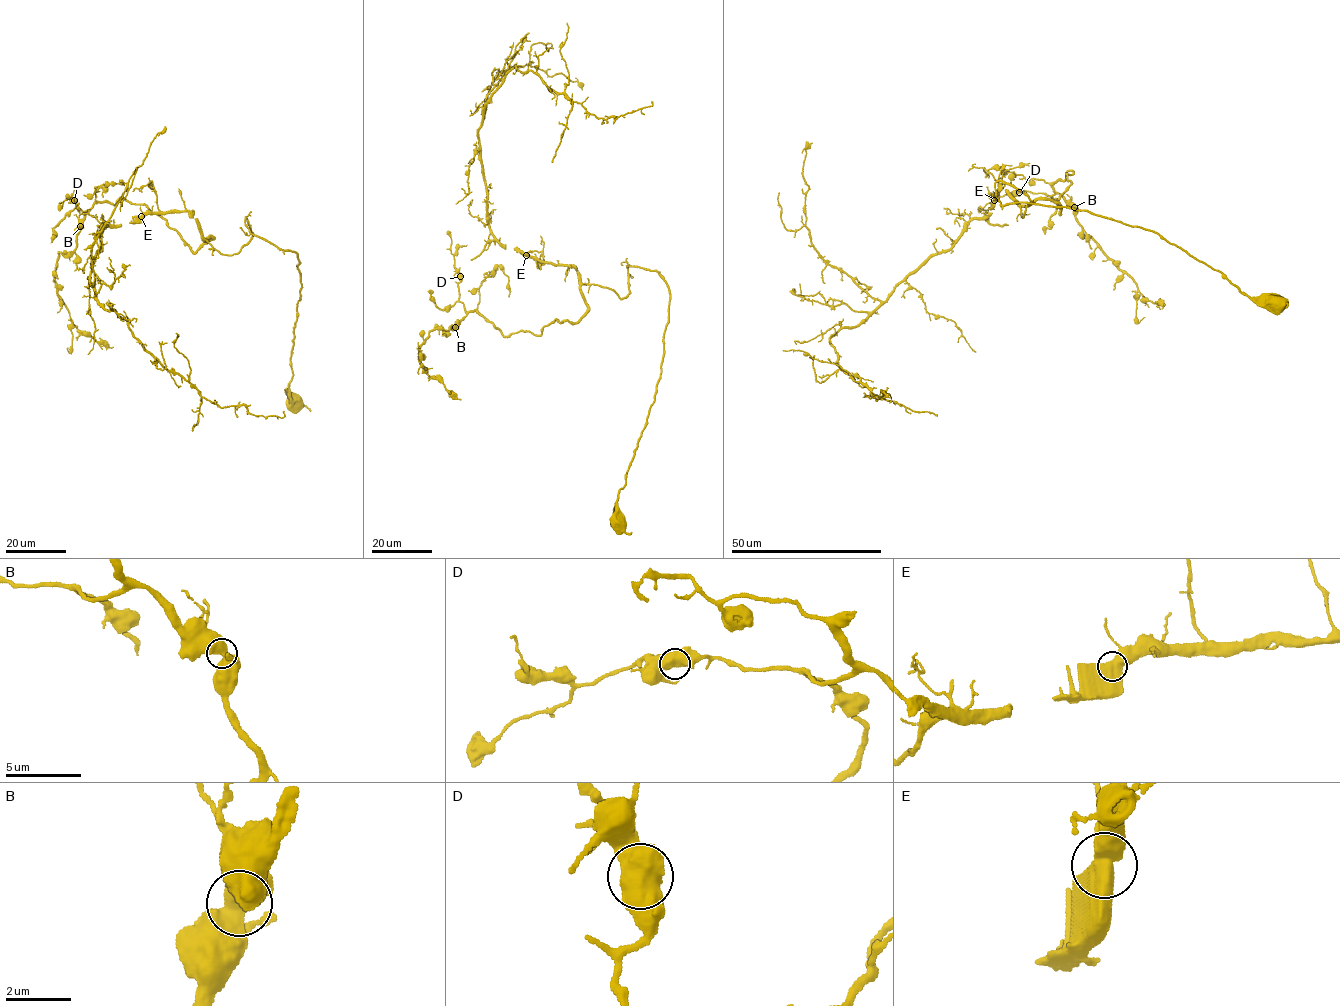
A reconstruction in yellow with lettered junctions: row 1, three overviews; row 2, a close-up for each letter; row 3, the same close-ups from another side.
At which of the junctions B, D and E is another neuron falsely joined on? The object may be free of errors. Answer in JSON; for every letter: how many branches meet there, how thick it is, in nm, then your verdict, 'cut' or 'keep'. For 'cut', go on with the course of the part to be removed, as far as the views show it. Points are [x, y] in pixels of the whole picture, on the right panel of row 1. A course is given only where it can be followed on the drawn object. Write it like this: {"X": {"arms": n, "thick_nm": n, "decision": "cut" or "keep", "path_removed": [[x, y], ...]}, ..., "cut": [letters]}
{"B": {"arms": 2, "thick_nm": 650, "decision": "keep"}, "D": {"arms": 2, "thick_nm": 650, "decision": "keep"}, "E": {"arms": 2, "thick_nm": 700, "decision": "keep"}, "cut": []}

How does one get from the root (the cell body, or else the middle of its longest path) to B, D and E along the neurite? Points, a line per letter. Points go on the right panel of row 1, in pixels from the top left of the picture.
B: (1277, 306), (995, 184), (1060, 213), (1070, 170), (1074, 207)
D: (1277, 306), (1152, 231), (996, 197), (1060, 213), (1070, 170), (1019, 192)
E: (1277, 306), (1152, 231), (1002, 205), (1004, 181), (1028, 197), (1024, 217), (1003, 184), (994, 200)

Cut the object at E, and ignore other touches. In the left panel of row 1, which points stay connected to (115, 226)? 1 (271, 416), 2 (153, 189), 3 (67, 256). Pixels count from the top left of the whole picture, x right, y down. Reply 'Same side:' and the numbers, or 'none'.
Same side: 1

